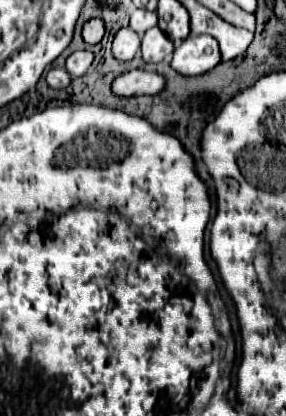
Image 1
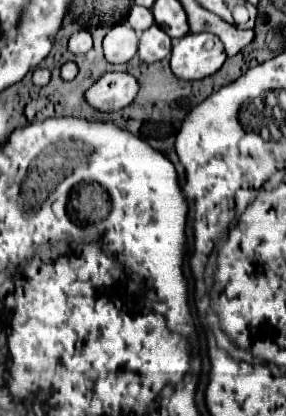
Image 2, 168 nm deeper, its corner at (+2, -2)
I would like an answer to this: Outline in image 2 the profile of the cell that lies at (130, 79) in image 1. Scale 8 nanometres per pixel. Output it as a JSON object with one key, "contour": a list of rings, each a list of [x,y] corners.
{"contour":[[[105,73],[85,97],[99,111],[117,111],[131,105],[137,93],[139,81],[131,73]]]}

